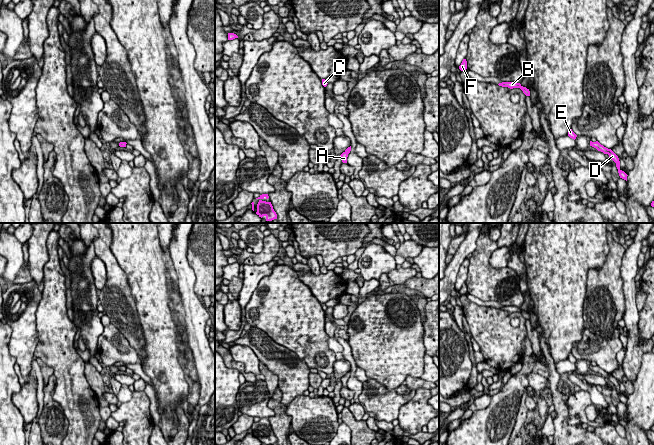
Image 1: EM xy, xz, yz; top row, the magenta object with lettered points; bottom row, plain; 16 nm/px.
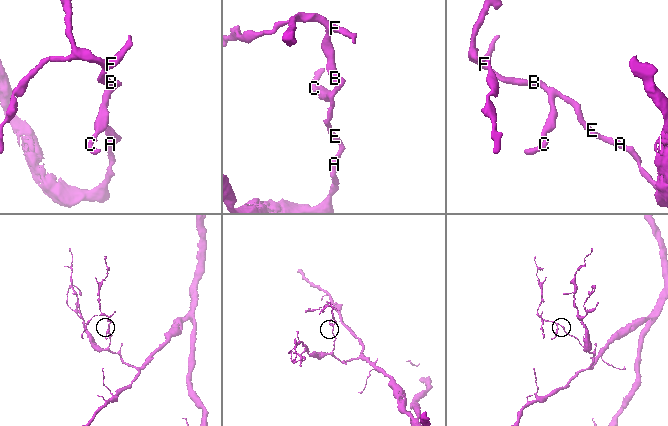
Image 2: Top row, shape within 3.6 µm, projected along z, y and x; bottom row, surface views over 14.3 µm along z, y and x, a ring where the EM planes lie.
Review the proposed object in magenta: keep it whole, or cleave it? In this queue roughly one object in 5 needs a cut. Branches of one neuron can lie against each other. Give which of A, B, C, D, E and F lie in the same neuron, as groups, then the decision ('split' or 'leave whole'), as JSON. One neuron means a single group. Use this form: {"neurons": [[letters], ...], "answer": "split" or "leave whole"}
{"neurons": [["A", "B", "C", "D", "E", "F"]], "answer": "leave whole"}

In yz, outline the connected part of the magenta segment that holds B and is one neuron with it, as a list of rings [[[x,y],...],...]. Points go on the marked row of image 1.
[[[502,82],[502,83],[499,83],[498,85],[502,86],[502,87],[508,87],[510,89],[520,88],[526,96],[530,96],[529,89],[527,89],[526,87],[523,87],[520,83],[516,83],[516,82]]]

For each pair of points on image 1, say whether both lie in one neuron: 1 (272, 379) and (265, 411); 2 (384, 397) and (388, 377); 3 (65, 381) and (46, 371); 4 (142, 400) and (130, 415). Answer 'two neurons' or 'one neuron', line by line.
1: two neurons
2: two neurons
3: two neurons
4: one neuron

